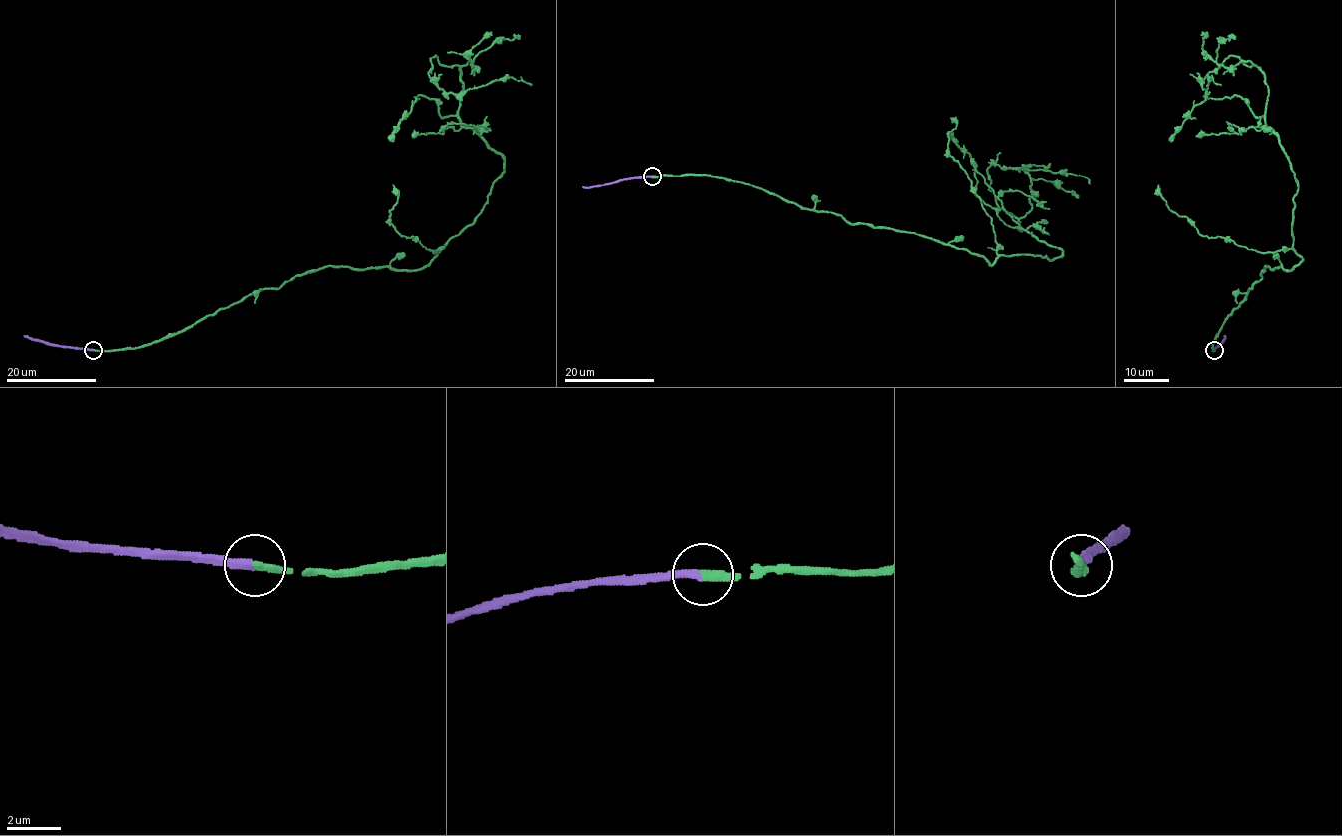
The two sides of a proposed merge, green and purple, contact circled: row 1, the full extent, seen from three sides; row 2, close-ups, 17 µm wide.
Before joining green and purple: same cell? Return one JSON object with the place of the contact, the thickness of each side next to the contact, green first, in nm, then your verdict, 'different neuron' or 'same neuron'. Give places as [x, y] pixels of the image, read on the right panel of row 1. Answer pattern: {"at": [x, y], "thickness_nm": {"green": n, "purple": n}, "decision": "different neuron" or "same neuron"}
{"at": [1214, 350], "thickness_nm": {"green": 280, "purple": 280}, "decision": "same neuron"}

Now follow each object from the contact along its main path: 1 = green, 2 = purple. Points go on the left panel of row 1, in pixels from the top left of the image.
1: (93, 350), (329, 266), (420, 270), (503, 171), (462, 124), (461, 68), (430, 58), (446, 92), (531, 85)
2: (92, 350), (65, 348), (24, 335)

